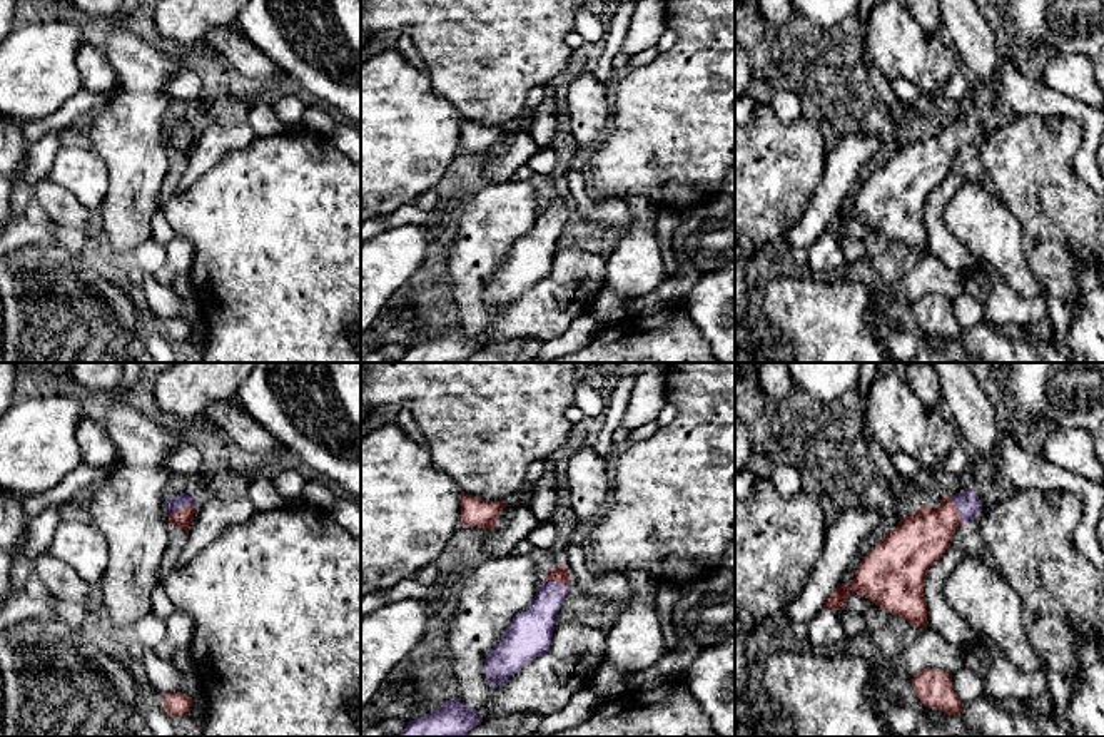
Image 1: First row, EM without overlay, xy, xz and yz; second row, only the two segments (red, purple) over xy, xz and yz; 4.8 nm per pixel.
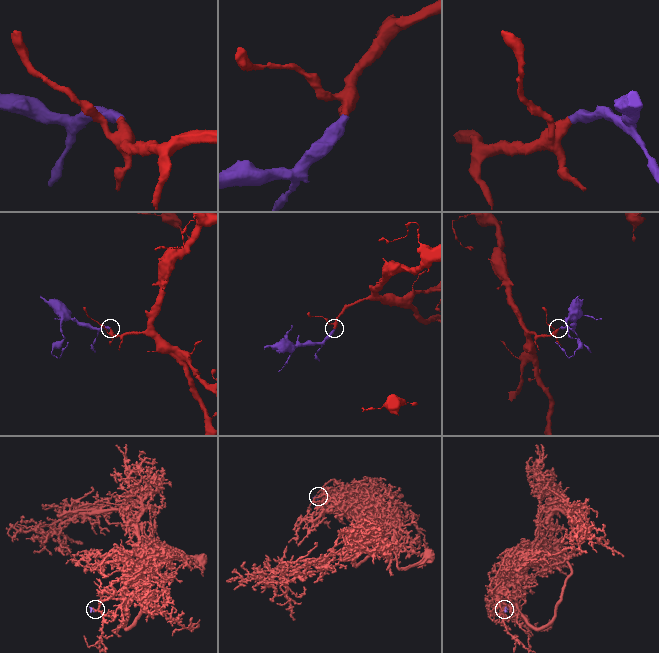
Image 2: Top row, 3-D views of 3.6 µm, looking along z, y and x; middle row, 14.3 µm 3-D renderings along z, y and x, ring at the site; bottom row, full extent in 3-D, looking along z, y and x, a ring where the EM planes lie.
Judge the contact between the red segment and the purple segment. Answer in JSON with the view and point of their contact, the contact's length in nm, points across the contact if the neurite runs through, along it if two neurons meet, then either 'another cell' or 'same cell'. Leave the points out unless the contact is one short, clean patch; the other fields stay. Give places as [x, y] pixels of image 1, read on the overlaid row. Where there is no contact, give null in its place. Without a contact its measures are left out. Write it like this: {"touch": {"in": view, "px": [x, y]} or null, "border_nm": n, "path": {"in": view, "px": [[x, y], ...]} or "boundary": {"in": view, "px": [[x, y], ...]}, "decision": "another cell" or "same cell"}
{"touch": {"in": "xy", "px": [181, 508]}, "border_nm": 150, "path": {"in": "xy", "px": [[184, 517], [181, 508], [177, 502]]}, "decision": "same cell"}

